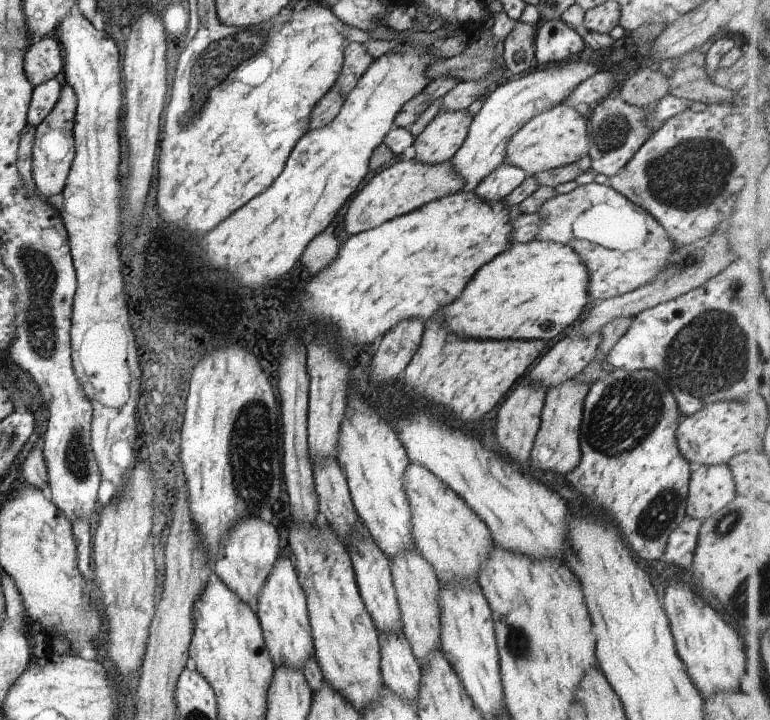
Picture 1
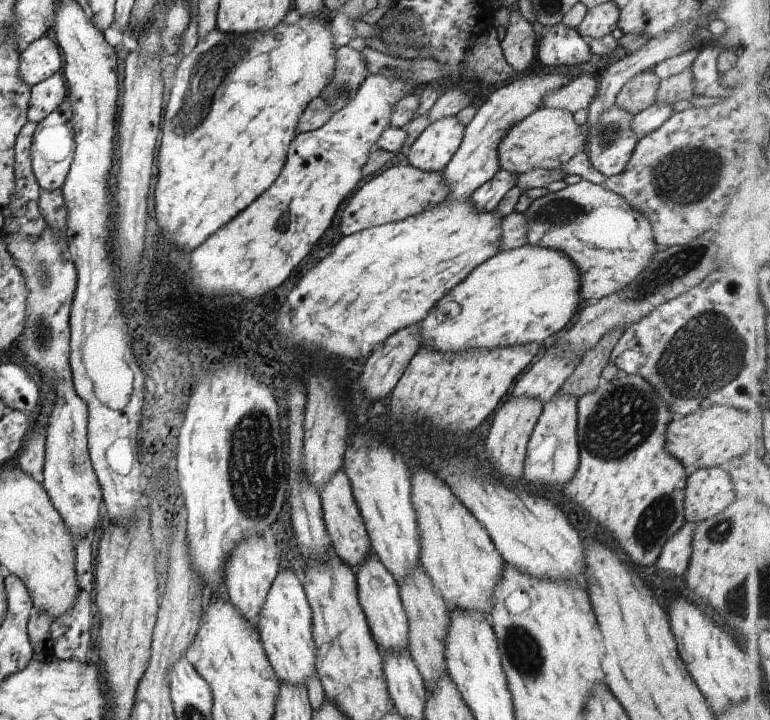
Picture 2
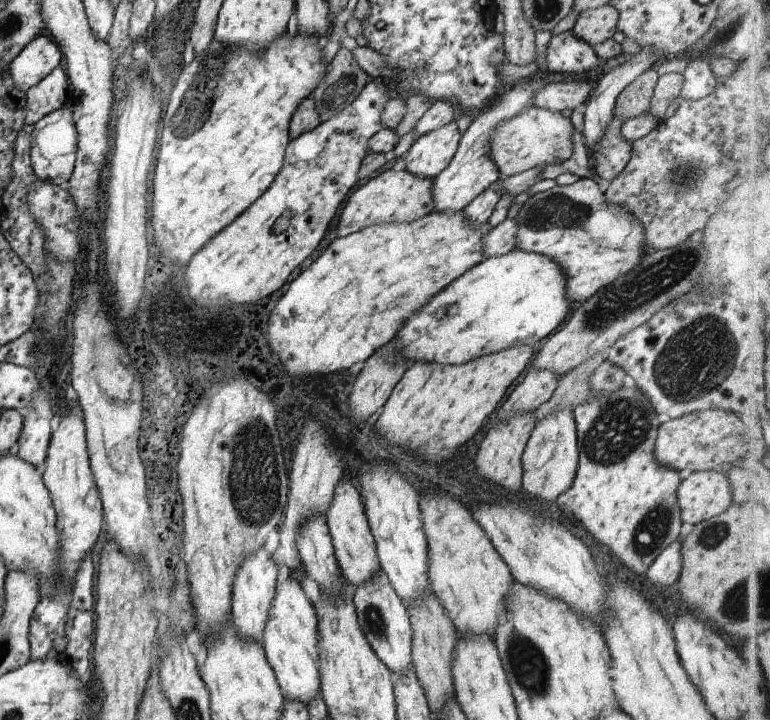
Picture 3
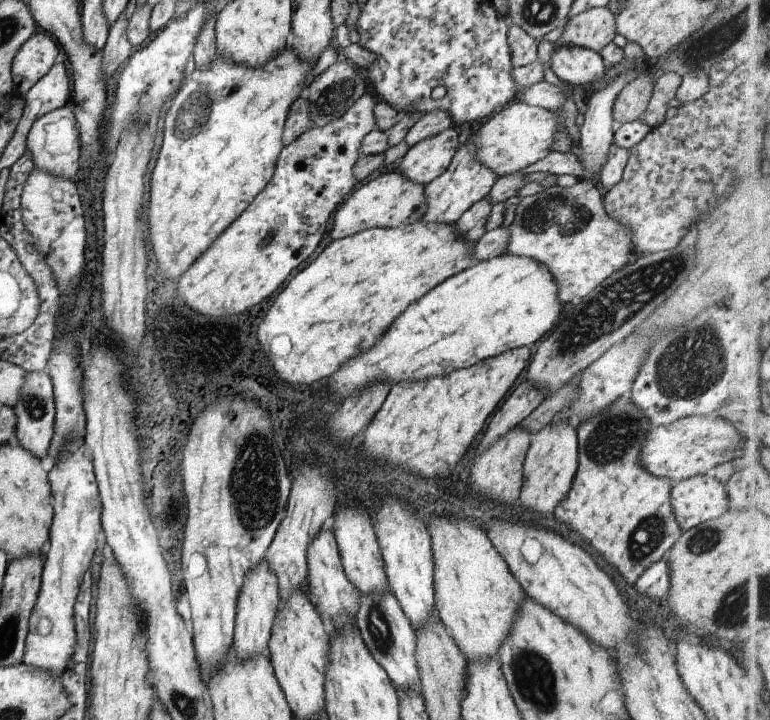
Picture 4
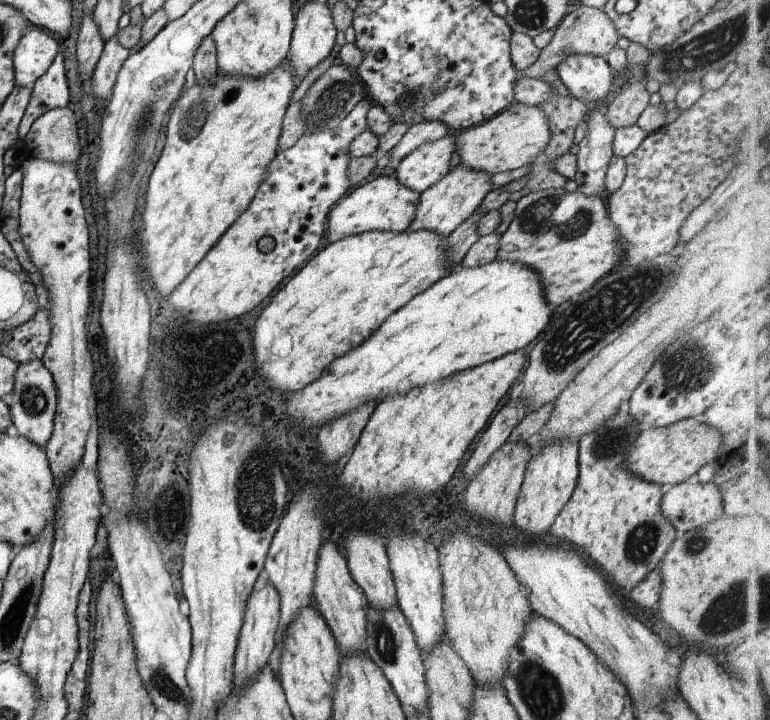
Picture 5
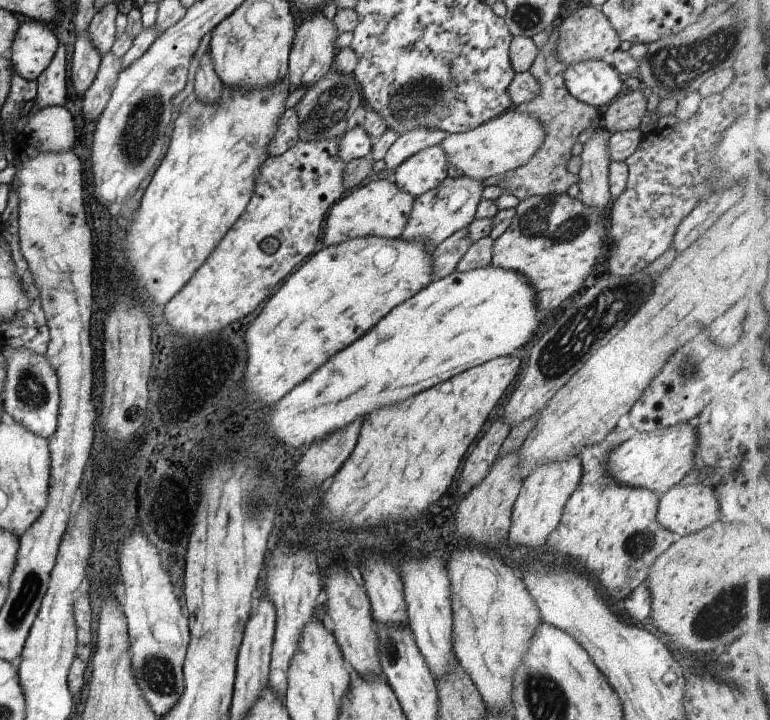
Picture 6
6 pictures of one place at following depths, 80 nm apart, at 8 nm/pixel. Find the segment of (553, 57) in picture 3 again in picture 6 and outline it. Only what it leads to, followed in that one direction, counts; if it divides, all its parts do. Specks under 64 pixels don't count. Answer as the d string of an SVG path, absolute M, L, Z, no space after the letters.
M603 59L585 60L567 66L563 79L574 98L596 108L609 105L616 95L627 89L626 82L614 66Z

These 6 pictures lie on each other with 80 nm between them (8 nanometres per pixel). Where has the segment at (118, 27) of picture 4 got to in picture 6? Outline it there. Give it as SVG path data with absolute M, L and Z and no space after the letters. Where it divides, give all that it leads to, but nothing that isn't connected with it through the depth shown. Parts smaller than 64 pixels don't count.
M111 50L101 56L96 76L83 97L83 113L86 121L98 118L117 83L122 68L122 58L117 57Z

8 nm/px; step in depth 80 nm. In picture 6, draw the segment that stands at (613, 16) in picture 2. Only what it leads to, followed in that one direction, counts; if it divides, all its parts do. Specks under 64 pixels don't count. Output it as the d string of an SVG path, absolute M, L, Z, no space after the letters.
M588 3L567 10L557 23L559 37L555 42L555 56L563 65L570 66L585 60L600 60L606 54L612 54L620 46L620 37L612 23L606 18L601 7Z

